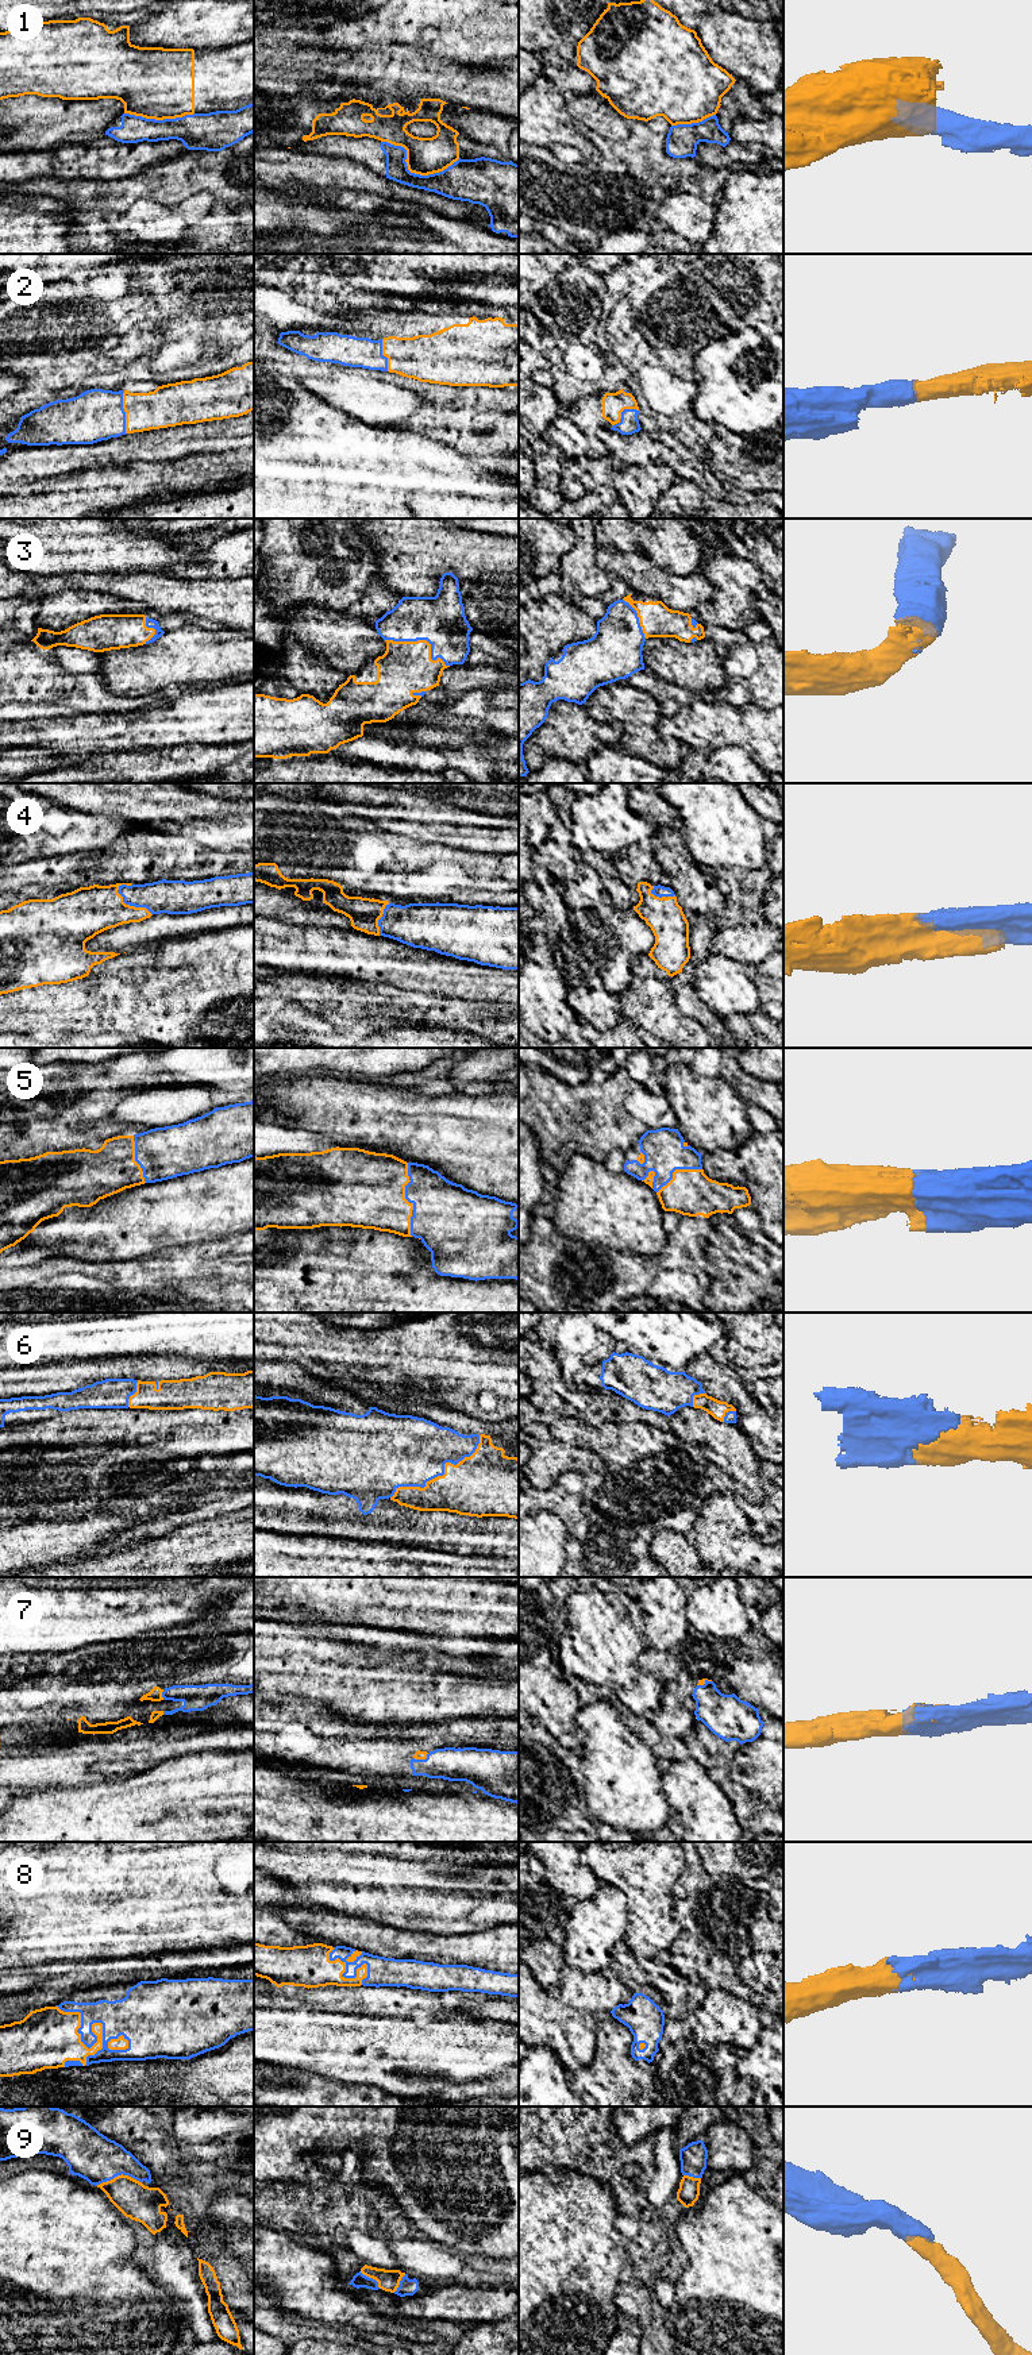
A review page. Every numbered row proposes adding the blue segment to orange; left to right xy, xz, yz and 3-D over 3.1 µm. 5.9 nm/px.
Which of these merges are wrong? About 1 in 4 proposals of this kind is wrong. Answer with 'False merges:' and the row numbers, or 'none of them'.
False merges: 1

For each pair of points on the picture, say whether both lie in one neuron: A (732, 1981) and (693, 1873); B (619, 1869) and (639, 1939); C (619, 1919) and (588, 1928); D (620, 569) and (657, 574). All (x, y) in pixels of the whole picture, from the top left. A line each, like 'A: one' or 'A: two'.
A: one
B: one
C: one
D: one

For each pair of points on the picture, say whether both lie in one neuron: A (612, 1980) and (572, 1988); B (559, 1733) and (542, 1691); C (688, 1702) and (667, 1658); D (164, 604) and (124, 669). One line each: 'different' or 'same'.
A: same
B: same
C: same
D: different

